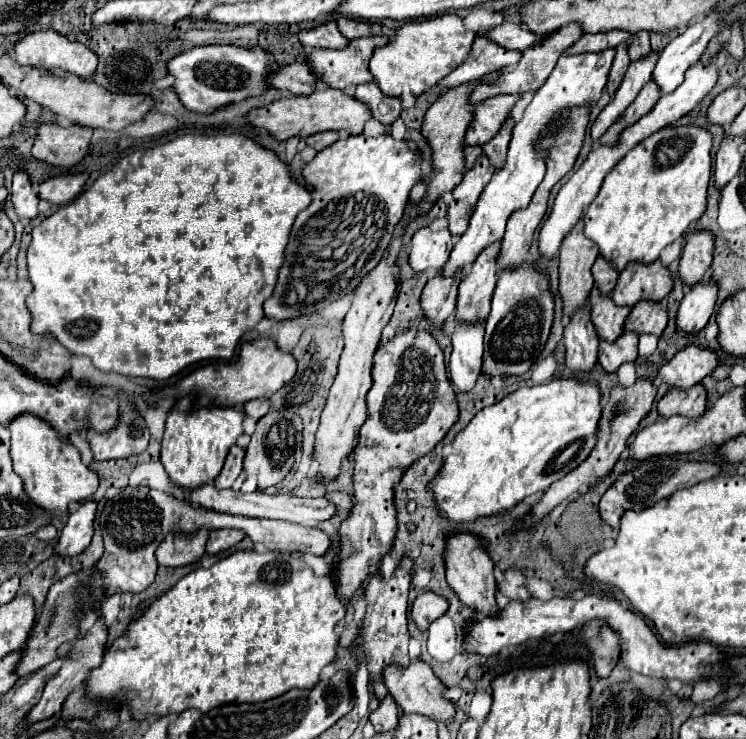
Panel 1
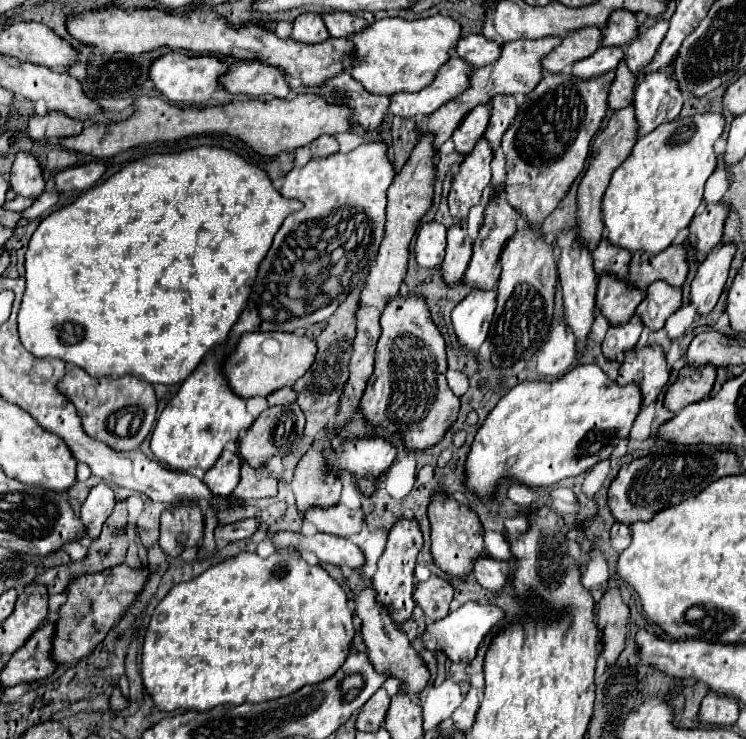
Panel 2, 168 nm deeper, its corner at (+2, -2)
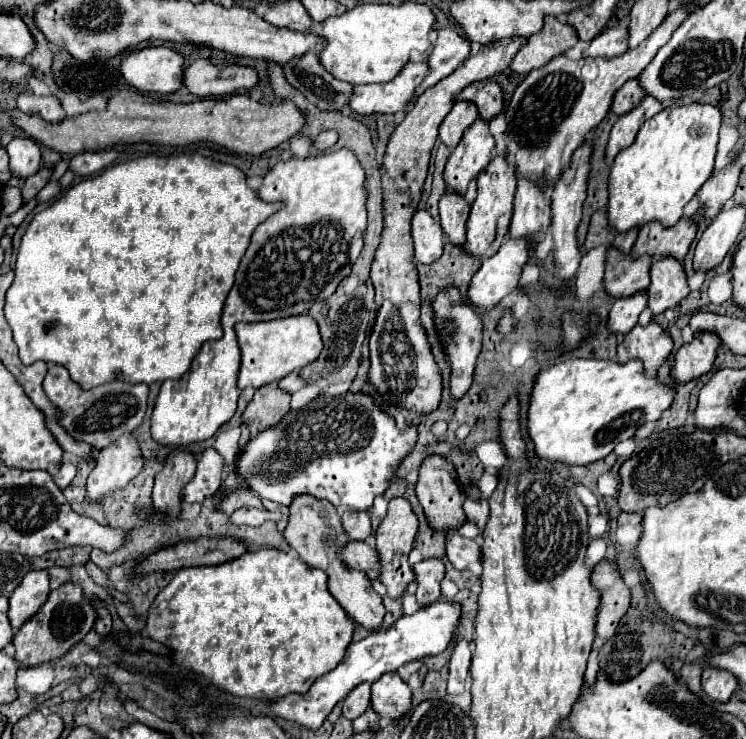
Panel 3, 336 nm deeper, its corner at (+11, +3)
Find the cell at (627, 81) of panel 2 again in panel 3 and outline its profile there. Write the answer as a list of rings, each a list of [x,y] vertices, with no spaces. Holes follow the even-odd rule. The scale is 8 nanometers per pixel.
[[[631,79],[631,81],[627,81],[627,83],[615,93],[611,111],[613,111],[615,115],[625,115],[625,113],[633,111],[633,109],[639,105],[641,97],[645,97],[645,91],[639,87],[637,79]]]

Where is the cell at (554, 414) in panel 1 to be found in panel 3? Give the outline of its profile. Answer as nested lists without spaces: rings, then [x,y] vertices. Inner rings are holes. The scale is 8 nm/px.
[[[569,359],[543,369],[537,375],[537,383],[531,395],[531,409],[527,427],[535,443],[535,451],[543,459],[563,461],[569,465],[587,465],[607,457],[619,441],[631,439],[639,425],[657,421],[665,409],[673,403],[675,385],[665,385],[657,377],[645,375],[641,361],[627,363],[599,361],[599,359]]]

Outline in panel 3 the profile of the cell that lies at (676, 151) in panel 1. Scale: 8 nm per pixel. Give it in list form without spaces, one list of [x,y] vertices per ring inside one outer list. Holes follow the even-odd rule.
[[[705,103],[665,107],[647,119],[631,147],[615,157],[609,175],[609,223],[625,233],[649,221],[675,225],[683,207],[711,177],[719,141],[721,111]]]

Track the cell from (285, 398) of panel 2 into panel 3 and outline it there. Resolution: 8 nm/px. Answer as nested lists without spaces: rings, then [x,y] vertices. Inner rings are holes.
[[[289,373],[287,377],[283,377],[281,381],[279,381],[279,387],[281,389],[285,389],[285,391],[289,391],[289,393],[295,393],[295,391],[299,391],[301,387],[305,387],[307,383],[305,383],[305,379],[299,375],[299,373]]]

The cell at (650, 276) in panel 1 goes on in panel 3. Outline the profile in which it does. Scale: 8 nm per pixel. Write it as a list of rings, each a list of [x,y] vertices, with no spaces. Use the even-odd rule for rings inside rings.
[[[681,217],[681,221],[673,225],[673,229],[661,229],[661,225],[657,223],[643,225],[635,241],[635,247],[631,251],[631,257],[671,255],[683,261],[691,241],[695,239],[695,233],[697,233],[697,225],[689,217]]]

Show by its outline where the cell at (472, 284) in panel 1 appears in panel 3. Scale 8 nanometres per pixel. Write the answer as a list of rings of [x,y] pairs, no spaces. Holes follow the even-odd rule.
[[[499,153],[491,159],[491,163],[479,173],[477,181],[477,199],[473,203],[469,221],[467,221],[467,241],[465,249],[475,257],[491,257],[497,253],[501,241],[505,239],[513,215],[513,195],[515,195],[515,165],[507,159],[505,153]]]

